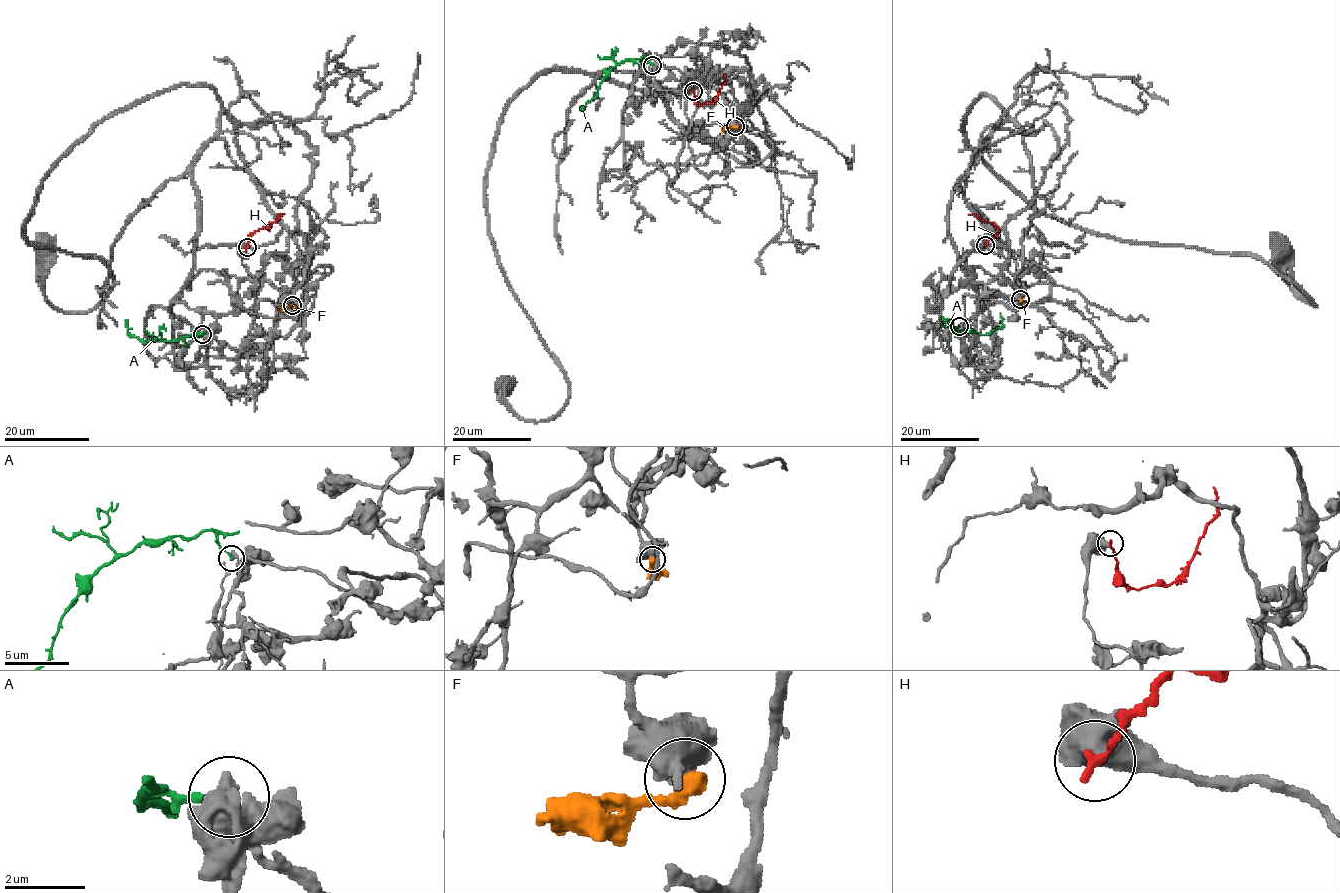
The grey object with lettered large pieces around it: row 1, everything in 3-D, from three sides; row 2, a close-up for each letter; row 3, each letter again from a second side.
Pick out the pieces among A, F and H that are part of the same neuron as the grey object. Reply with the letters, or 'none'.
none

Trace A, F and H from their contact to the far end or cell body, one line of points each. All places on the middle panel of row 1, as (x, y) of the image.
A: (651, 65), (645, 56), (617, 63), (600, 83), (597, 94), (583, 108), (580, 106)
F: (735, 126), (722, 131)
H: (693, 91), (700, 105), (710, 104), (725, 82), (724, 74)

